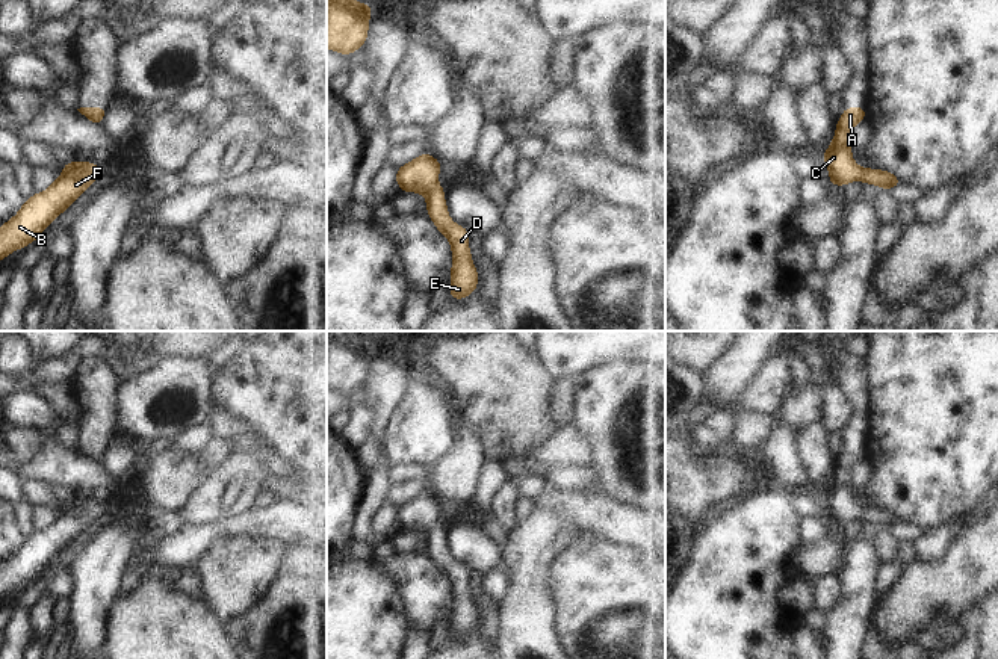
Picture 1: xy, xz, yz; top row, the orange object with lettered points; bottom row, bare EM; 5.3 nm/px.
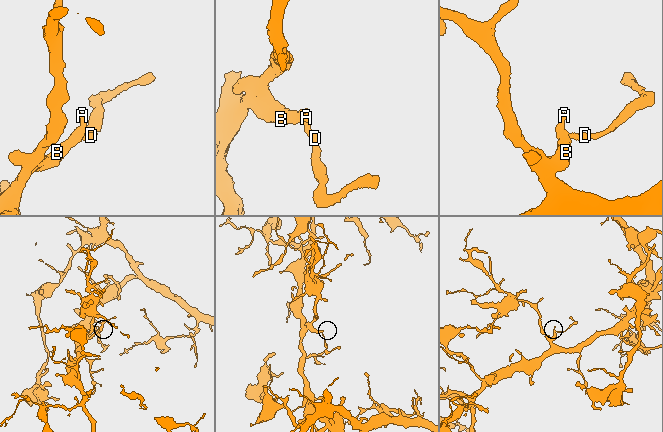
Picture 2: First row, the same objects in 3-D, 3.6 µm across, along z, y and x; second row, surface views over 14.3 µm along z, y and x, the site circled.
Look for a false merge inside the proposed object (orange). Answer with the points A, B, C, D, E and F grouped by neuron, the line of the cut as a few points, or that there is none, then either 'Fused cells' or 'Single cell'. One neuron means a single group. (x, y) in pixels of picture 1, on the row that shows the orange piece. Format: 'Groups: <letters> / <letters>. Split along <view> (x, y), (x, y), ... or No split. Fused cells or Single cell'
Groups: A B C D E F. No split. Single cell

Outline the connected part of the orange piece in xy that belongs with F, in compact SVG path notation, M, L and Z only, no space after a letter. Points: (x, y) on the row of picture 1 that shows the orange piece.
M71 160L64 165L60 177L50 187L26 200L18 213L0 227L0 260L38 240L104 171L106 166L95 166L92 162Z

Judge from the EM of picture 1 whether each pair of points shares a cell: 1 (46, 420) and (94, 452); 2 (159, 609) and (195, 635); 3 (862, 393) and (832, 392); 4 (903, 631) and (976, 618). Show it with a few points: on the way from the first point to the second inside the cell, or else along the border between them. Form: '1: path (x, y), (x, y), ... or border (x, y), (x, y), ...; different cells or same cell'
1: border (77, 420), (74, 443); different cells
2: path (168, 618), (186, 635); same cell
3: border (836, 384), (852, 408), (852, 417), (844, 428); different cells
4: border (982, 599), (959, 621); different cells

